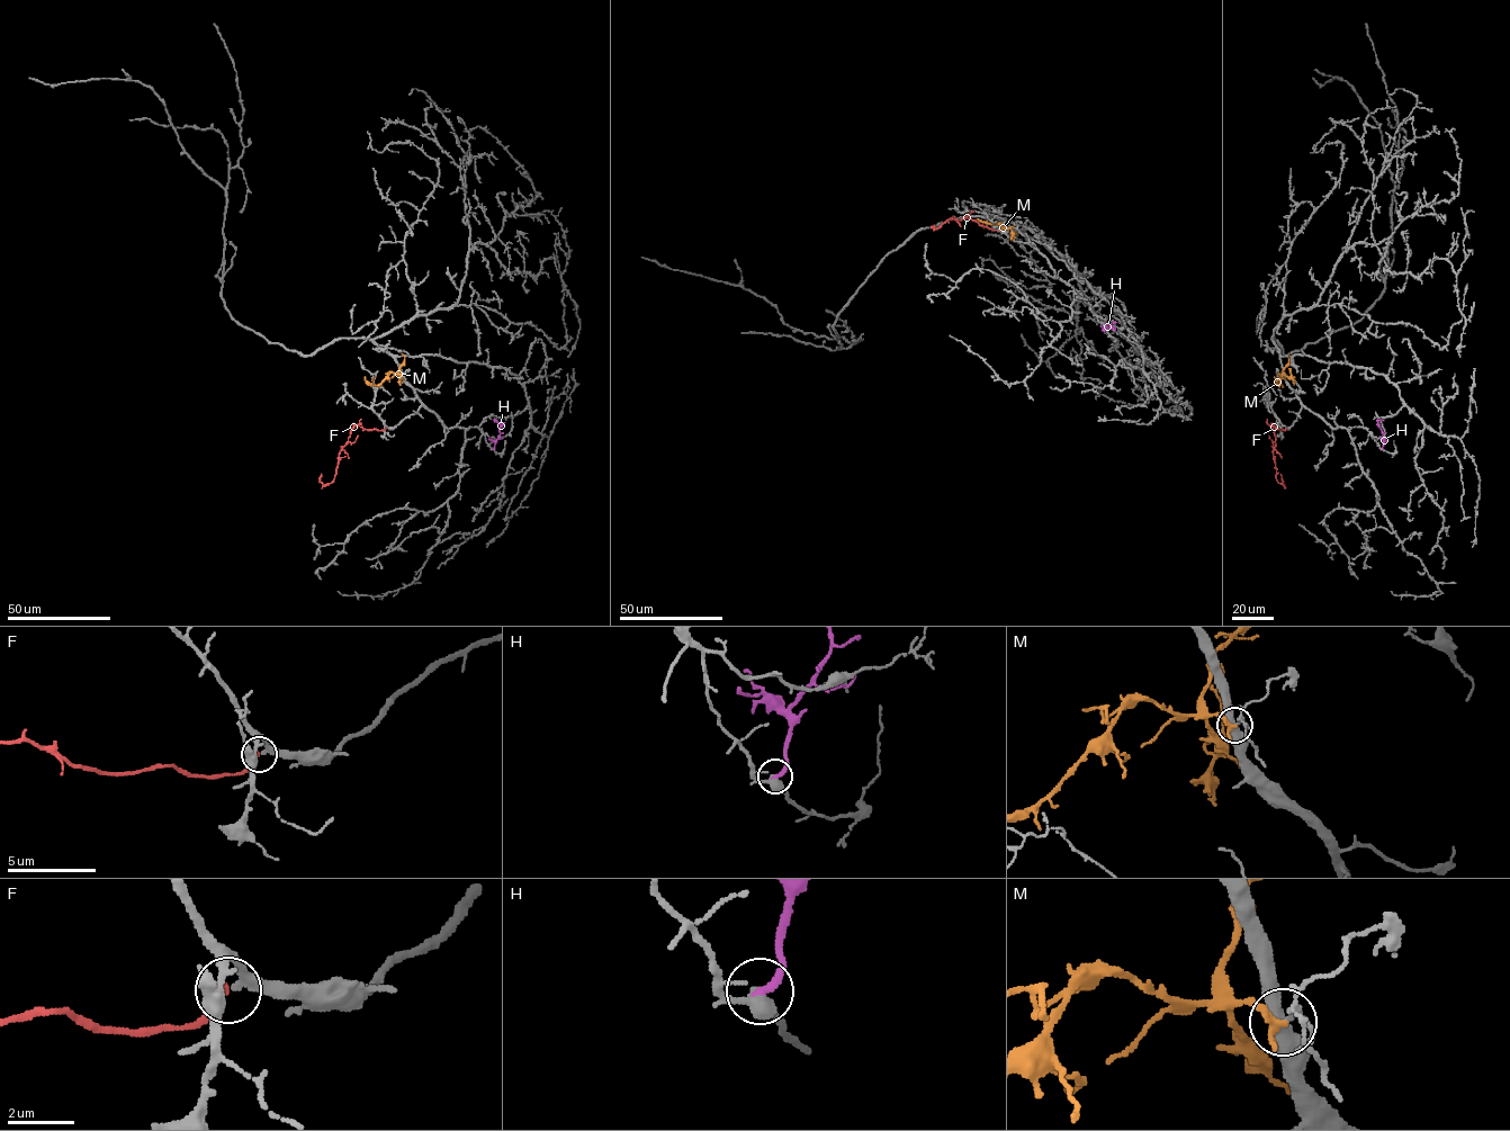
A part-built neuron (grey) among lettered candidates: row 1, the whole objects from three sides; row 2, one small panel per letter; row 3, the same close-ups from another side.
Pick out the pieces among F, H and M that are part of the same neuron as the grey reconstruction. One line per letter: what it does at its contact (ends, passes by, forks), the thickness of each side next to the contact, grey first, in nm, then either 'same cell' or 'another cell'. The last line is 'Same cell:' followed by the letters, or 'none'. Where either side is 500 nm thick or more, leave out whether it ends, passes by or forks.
F: it ends; calibres 240 and 200 nm; same cell
H: it ends; calibres 440 and 240 nm; another cell
M: it ends; calibres 260 and 240 nm; another cell
Same cell: F

